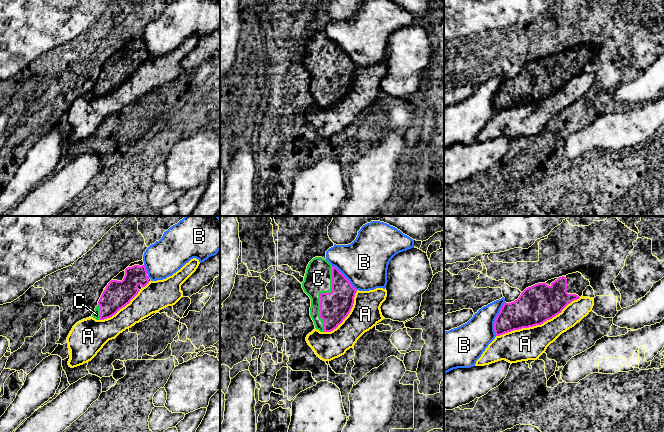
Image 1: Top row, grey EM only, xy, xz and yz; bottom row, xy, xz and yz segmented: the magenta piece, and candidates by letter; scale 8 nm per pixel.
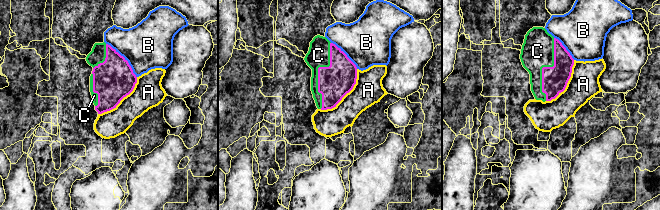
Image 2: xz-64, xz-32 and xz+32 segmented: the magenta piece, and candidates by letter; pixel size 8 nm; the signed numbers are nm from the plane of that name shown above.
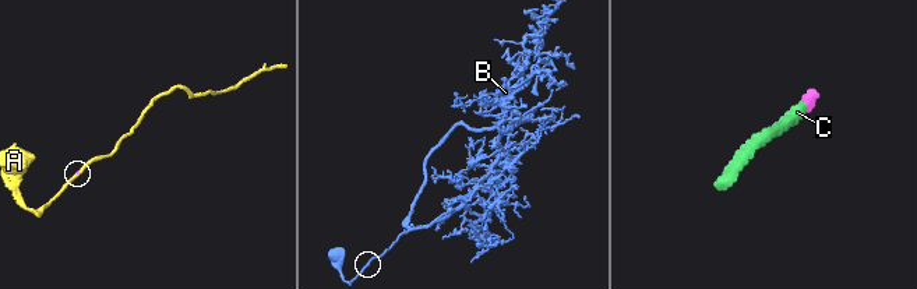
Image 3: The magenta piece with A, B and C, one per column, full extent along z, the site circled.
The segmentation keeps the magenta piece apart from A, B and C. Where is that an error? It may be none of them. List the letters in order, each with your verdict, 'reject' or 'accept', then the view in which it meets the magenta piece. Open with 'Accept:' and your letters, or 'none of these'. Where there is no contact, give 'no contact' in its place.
Accept: C
A: reject; meets magenta in yz
B: reject; meets magenta in yz
C: accept; meets magenta in xz

